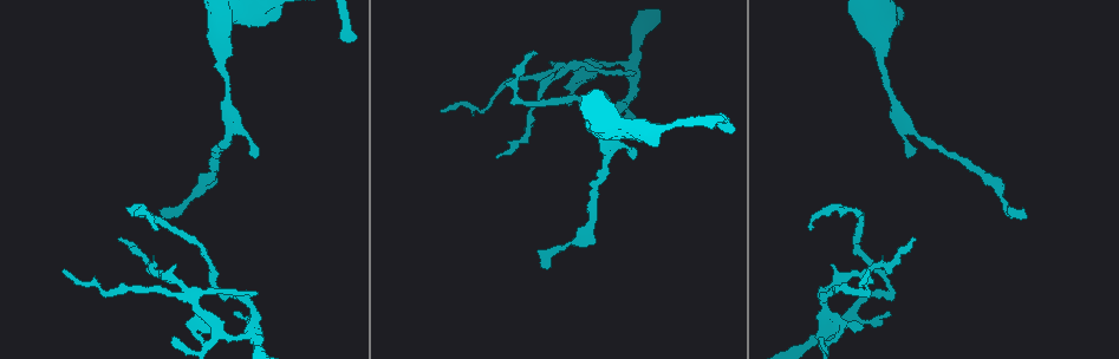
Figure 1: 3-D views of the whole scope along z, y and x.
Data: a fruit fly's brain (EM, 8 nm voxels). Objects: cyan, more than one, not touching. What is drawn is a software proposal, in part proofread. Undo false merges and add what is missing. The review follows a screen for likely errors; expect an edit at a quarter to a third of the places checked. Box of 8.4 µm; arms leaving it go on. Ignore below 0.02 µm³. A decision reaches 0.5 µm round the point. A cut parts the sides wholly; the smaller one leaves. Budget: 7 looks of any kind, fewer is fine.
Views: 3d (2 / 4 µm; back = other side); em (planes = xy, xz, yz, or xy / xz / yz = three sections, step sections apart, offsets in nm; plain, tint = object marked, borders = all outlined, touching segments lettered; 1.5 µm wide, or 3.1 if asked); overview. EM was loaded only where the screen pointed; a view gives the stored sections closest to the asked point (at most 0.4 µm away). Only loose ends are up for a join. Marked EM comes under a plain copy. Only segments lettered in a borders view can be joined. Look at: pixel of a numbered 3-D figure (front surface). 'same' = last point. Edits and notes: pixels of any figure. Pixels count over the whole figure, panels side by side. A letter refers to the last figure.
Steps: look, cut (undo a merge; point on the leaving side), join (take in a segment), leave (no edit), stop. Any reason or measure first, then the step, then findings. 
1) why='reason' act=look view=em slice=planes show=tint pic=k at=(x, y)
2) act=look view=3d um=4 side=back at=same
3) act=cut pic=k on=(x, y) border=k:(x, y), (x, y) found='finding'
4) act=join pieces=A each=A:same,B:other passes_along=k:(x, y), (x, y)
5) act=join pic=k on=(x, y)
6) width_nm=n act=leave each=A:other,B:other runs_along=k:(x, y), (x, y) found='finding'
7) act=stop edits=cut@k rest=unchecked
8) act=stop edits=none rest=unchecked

why='arms run side by side' act=look view=3d um=4 pic=1 at=(822, 297)

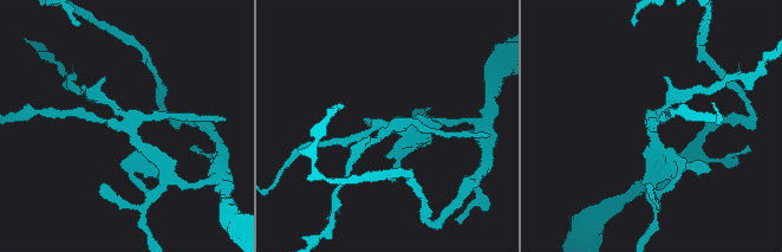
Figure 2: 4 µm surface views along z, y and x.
why='need the tissue' act=look view=em slice=planes show=borders pic=2 at=(656, 127)

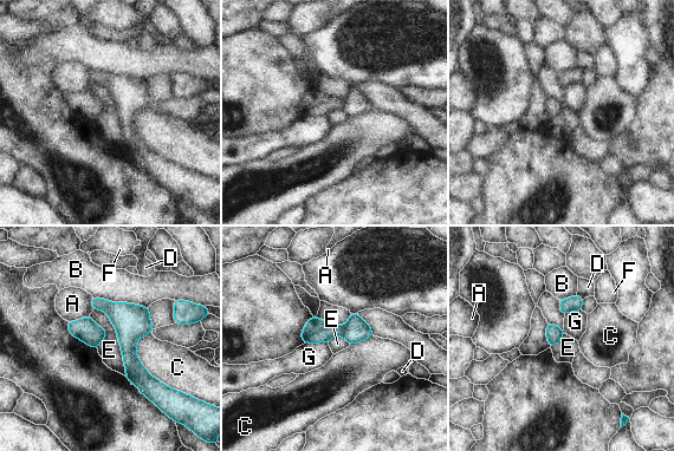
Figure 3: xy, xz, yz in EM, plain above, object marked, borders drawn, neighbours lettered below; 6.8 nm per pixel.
longest_contact=E:500nm act=cut pic=3 on=(129, 329) each=A:other,B:other,C:other,D:other,E:other,F:other,G:other border=3:(136, 357), (131, 370), (127, 374) found='two cells meet here'

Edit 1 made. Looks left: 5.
why='arms part here' act=look view=em slice=xy step=4 show=tint pic=1 at=(257, 339)

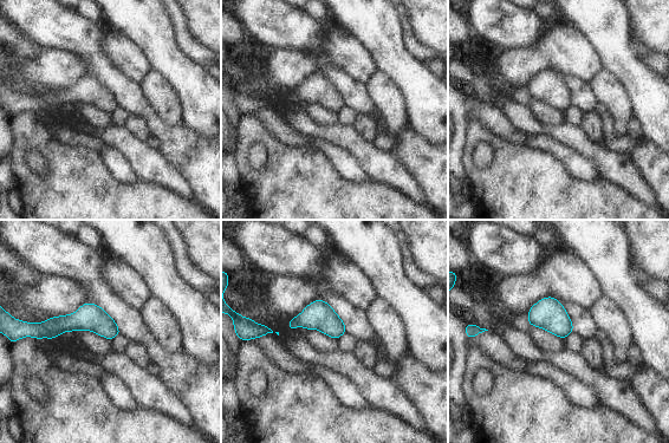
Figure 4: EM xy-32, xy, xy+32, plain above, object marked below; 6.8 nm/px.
act=look view=em slice=planes show=borders at=same

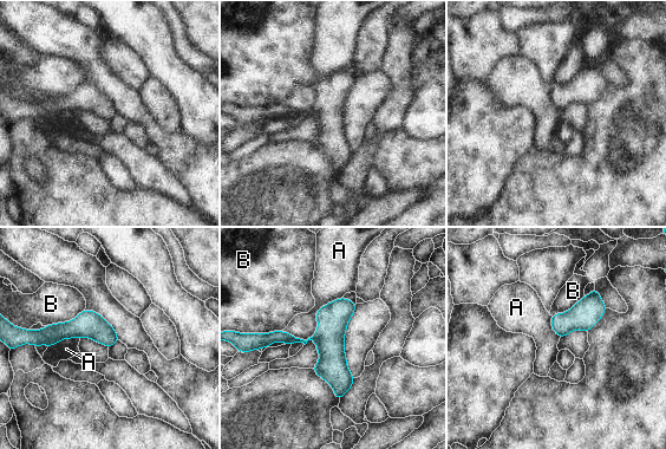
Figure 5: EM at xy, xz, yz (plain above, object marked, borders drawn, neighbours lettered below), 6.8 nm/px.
width_nm=190 act=leave each=A:other,B:other border=5:(343, 295), (306, 339), (283, 331) found='one cell here'

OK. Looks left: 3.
why='sharp bend' act=look view=em slice=yz step=8 show=tint pic=1 at=(854, 212)

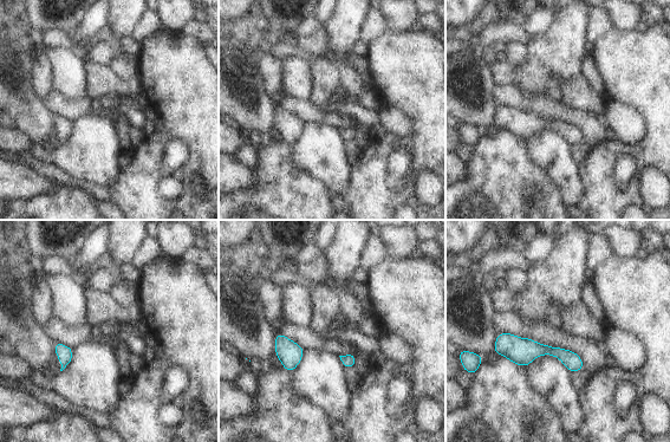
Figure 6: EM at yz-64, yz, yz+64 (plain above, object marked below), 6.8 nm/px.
why='cut it another way' act=look view=em slice=planes show=tint at=same

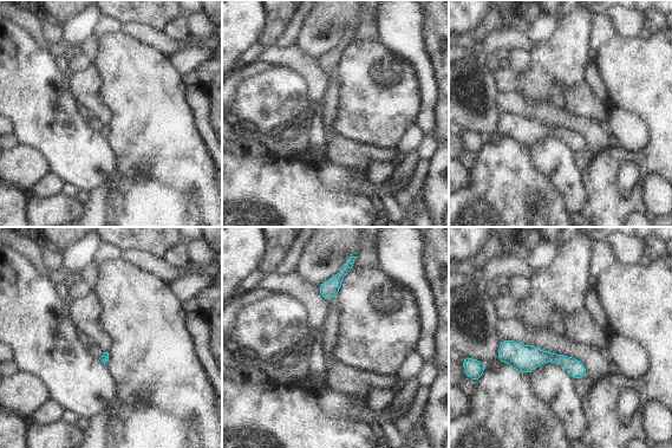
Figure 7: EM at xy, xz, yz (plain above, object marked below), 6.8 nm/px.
act=look view=em slice=planes show=borders at=same

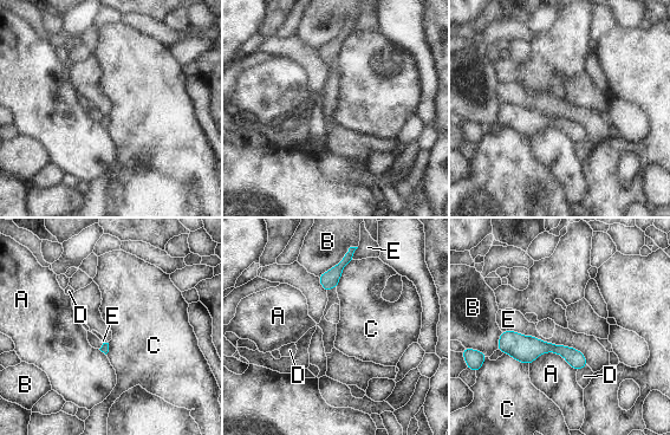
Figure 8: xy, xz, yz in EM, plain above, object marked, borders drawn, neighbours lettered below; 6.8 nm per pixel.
longest_contact=E:650nm act=leave each=A:other,B:other,C:other,D:other,E:other found='one cell here'

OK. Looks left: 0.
act=stop edits=cut@3 rest=unchecked

